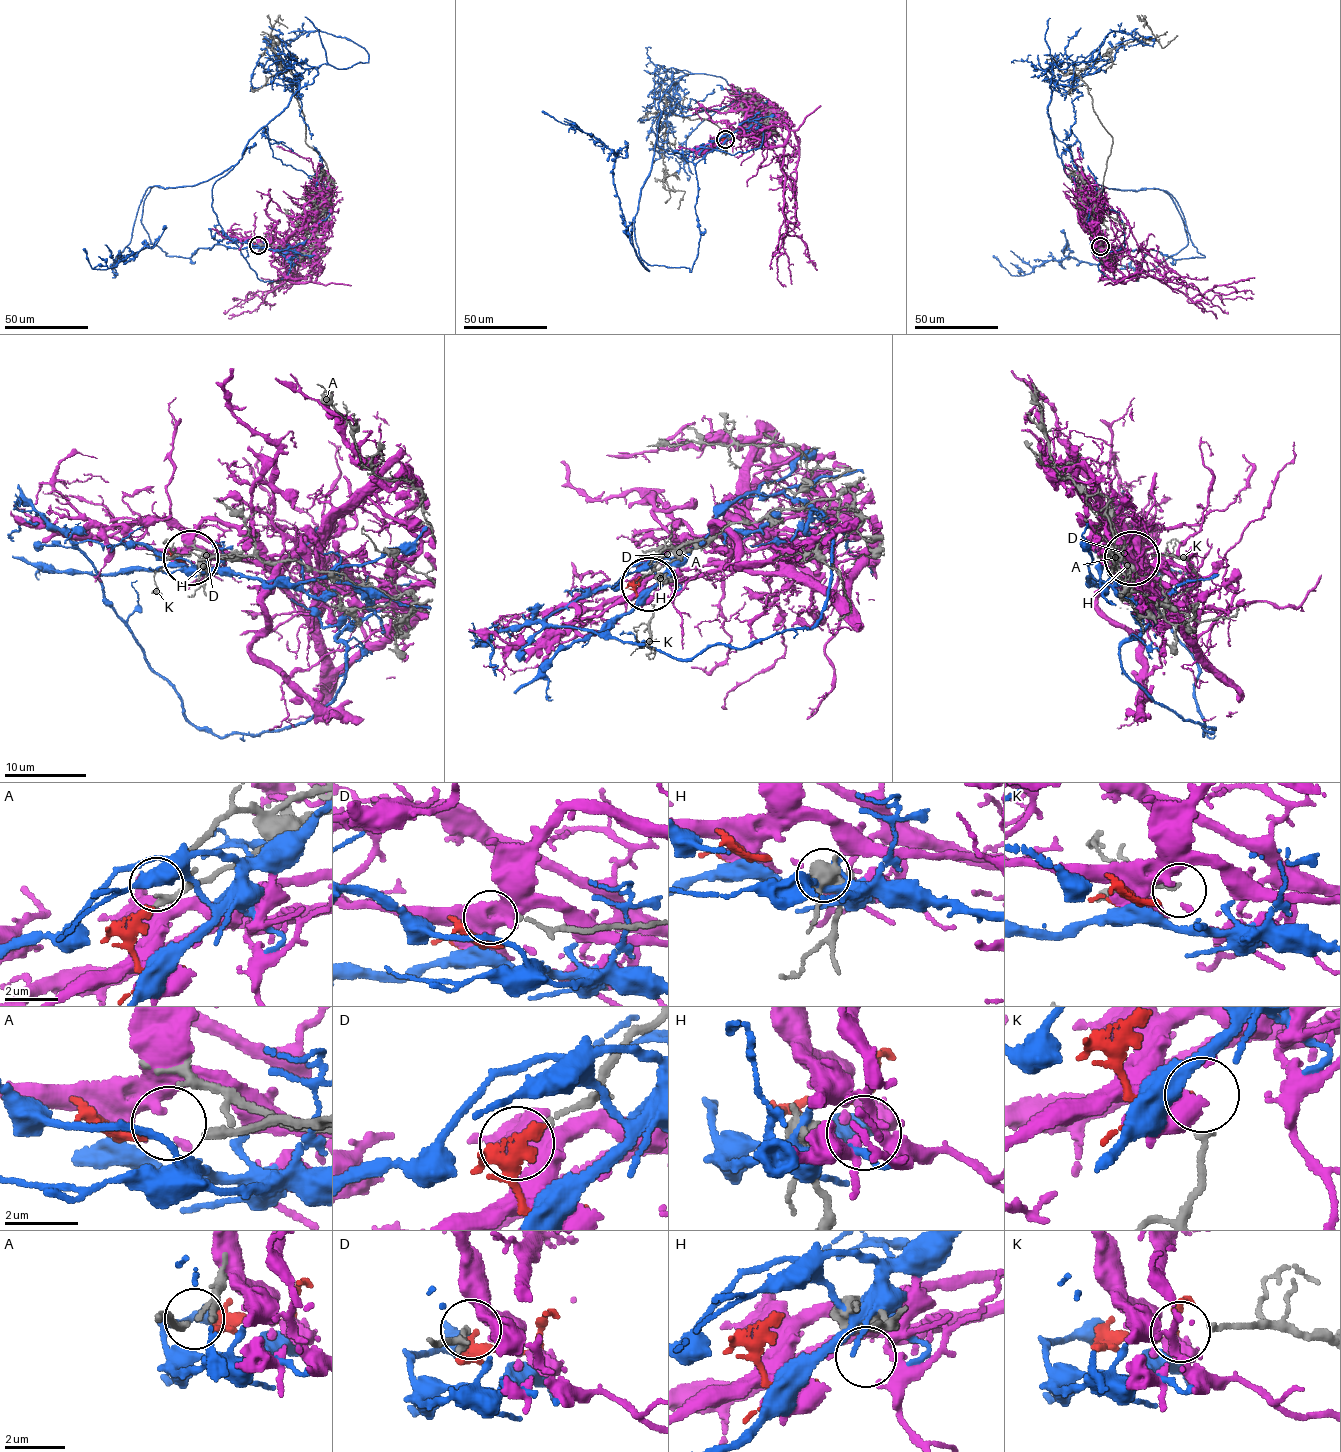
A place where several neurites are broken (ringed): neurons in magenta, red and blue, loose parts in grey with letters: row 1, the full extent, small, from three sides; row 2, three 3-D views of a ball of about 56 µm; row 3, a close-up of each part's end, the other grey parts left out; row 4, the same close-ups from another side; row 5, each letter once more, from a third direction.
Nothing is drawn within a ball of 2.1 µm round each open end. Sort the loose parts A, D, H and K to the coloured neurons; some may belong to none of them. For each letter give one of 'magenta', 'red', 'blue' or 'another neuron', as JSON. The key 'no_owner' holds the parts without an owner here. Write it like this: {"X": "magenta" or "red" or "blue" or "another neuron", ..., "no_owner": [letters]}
{"A": "red", "D": "another neuron", "H": "another neuron", "K": "magenta", "no_owner": ["D", "H"]}

